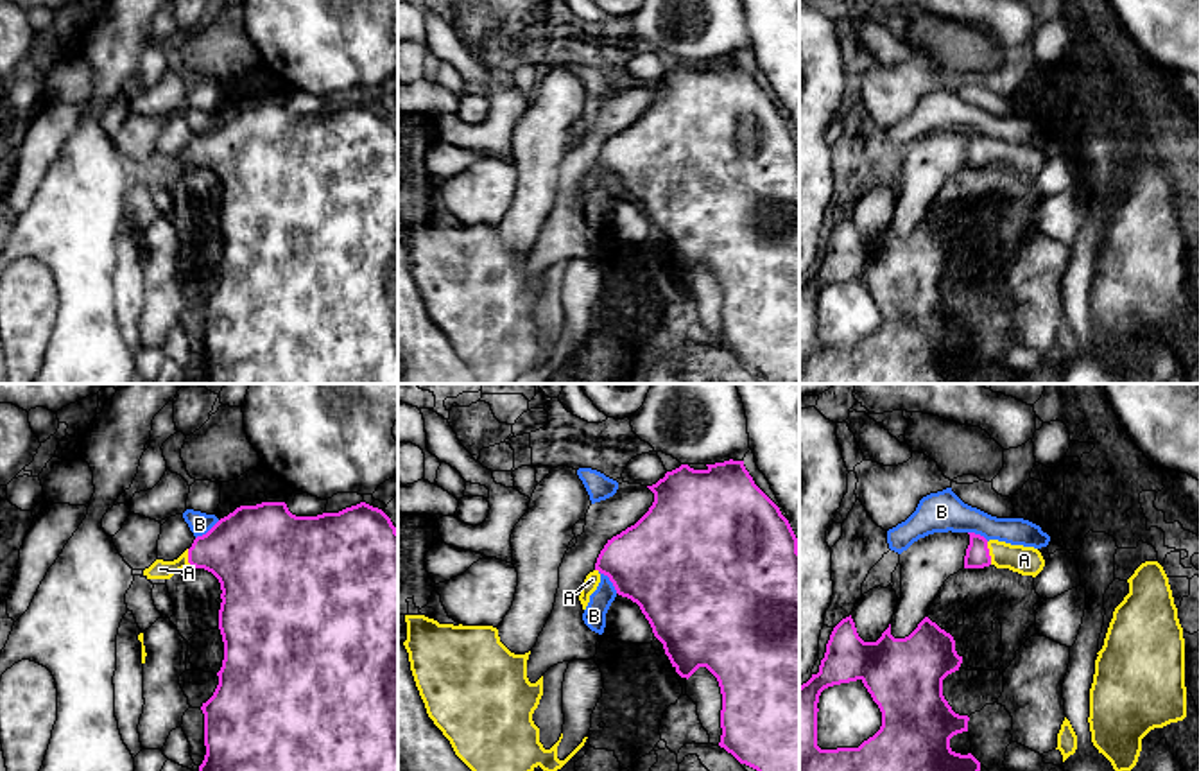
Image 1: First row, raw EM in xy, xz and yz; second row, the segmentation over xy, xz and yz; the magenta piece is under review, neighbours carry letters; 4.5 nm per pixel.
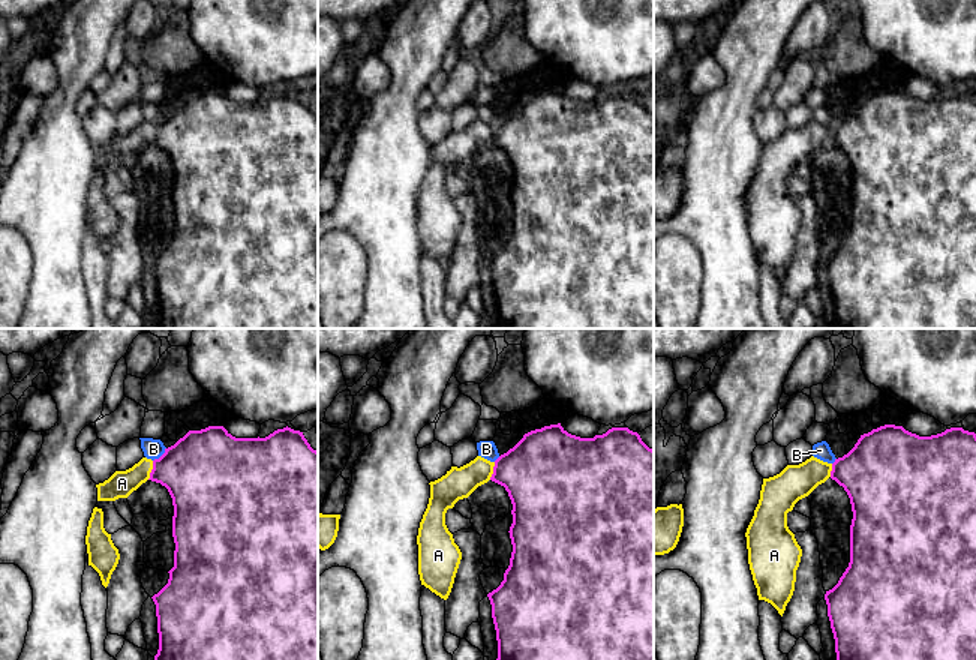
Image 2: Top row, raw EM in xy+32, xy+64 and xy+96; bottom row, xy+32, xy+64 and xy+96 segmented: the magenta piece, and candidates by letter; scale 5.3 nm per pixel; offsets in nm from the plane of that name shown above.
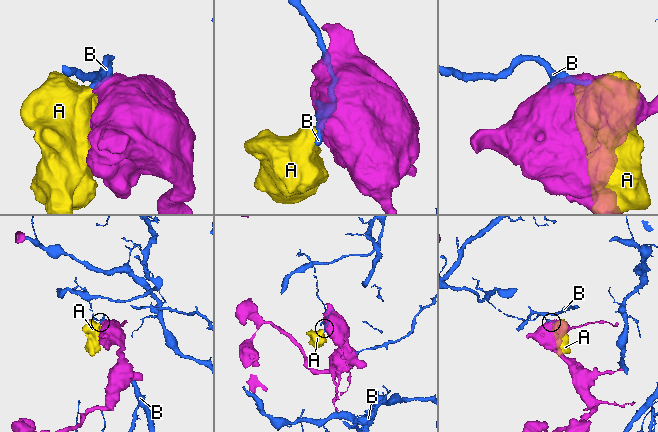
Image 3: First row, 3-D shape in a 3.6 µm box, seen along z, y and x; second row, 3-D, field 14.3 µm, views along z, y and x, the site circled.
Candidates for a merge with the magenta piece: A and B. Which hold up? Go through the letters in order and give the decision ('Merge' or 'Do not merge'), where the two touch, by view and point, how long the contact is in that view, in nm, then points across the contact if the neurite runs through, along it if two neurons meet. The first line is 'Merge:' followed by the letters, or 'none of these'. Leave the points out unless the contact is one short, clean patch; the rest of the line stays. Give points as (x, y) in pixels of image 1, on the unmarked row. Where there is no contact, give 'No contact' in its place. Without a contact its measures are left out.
Merge: A
A: Merge. Touches magenta at yz (988, 151). Shared border 110 nm. Path across: yz (977, 153), (988, 151), (1024, 158)
B: Do not merge. Touches magenta at xz (610, 178). Shared border 130 nm. Boundary: xz (599, 169), (617, 190)

